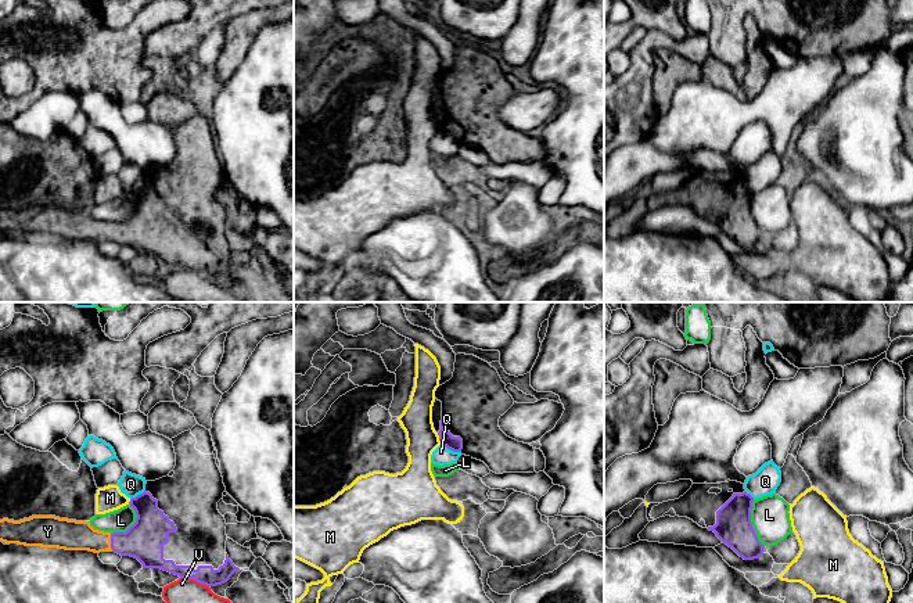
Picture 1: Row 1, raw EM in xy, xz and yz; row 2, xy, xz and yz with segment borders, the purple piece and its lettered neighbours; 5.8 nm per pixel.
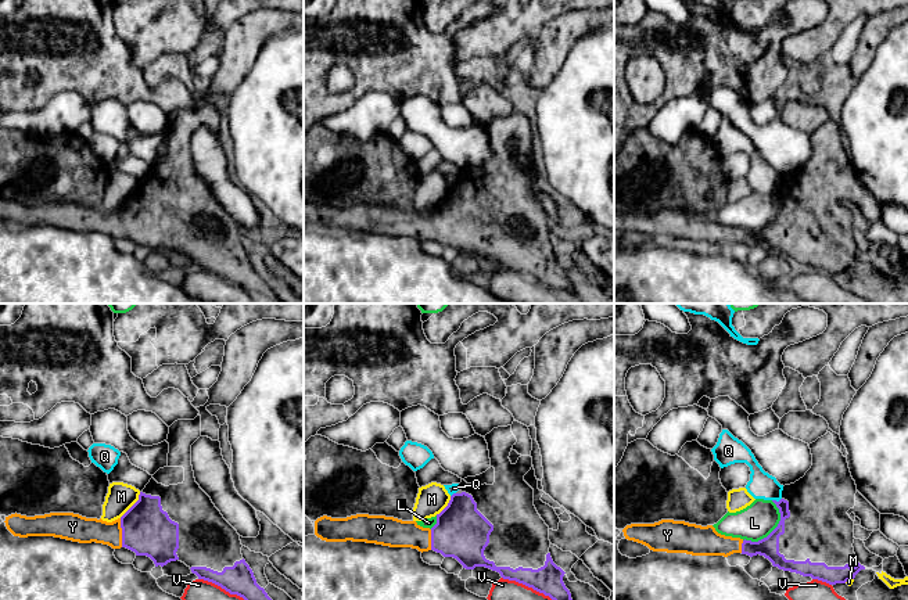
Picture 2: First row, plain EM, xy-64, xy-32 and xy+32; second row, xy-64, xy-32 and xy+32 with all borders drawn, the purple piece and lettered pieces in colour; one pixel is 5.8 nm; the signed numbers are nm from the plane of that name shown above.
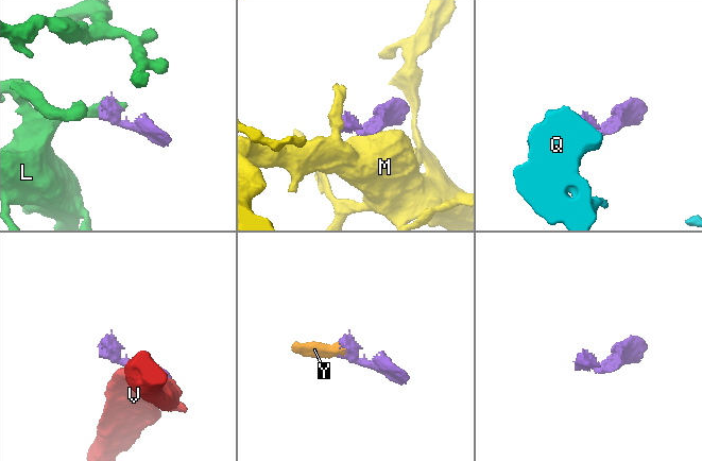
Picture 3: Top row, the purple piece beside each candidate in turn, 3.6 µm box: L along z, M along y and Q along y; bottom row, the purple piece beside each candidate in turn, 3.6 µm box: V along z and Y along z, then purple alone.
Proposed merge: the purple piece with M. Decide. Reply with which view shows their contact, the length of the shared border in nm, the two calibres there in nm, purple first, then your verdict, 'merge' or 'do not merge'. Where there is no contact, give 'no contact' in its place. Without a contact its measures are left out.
contact in xz; length 70 nm; calibres 90 and 180 nm; do not merge

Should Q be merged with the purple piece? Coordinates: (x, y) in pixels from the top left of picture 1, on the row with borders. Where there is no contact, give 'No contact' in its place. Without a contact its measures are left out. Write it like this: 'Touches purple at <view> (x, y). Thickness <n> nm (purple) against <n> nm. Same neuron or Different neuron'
Touches purple at xz (450, 449). Thickness 90 nm (purple) against 100 nm. Different neuron

